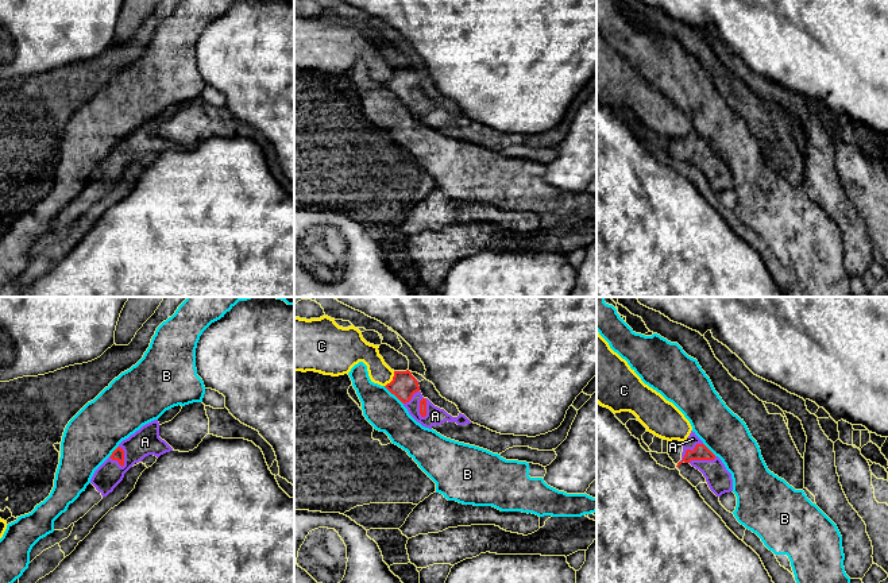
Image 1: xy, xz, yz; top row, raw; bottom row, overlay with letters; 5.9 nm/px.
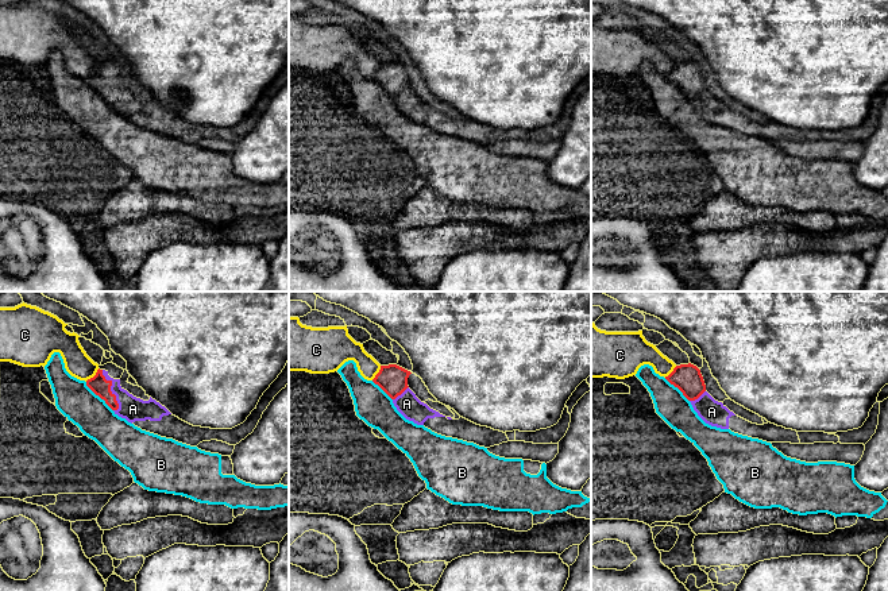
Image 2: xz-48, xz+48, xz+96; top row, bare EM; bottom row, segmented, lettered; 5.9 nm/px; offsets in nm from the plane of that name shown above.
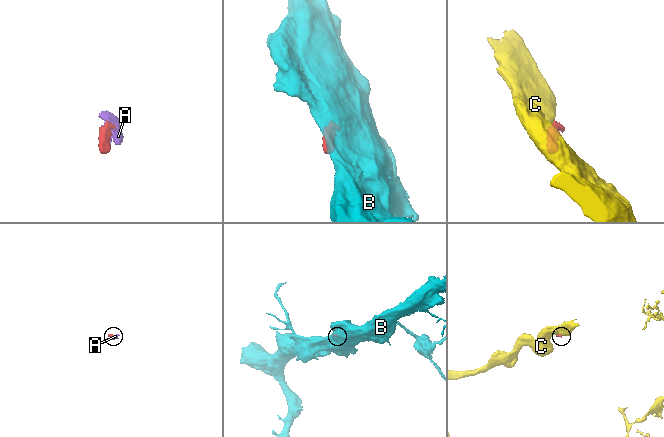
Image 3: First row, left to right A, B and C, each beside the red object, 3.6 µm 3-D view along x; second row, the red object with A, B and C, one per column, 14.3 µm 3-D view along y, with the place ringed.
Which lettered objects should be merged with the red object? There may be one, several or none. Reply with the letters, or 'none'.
A

